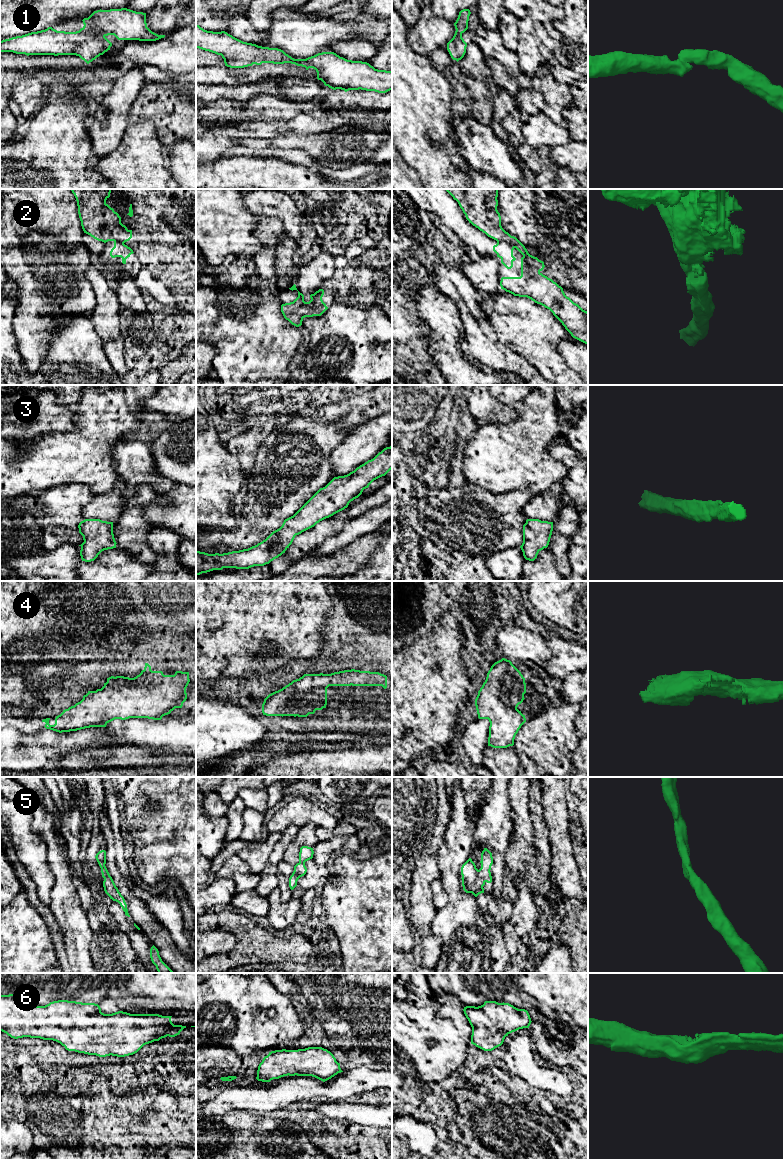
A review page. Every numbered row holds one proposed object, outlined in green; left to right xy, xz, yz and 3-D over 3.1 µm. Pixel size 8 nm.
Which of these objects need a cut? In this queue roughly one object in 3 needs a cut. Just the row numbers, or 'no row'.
2

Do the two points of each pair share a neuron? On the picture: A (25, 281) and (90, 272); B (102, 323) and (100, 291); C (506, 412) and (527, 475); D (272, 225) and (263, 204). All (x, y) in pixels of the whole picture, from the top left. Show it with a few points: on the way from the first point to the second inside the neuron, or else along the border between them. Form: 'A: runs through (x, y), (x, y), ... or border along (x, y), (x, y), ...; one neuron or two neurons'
A: border along (83, 274), (90, 283), (94, 293); two neurons
B: runs through (106, 315), (106, 299); one neuron
C: border along (518, 414), (518, 417), (512, 421), (486, 423); two neurons
D: border along (259, 215), (275, 216), (282, 222); two neurons

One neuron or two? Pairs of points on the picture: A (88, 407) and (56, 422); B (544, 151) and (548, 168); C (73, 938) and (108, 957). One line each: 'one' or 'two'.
A: two
B: one
C: two

